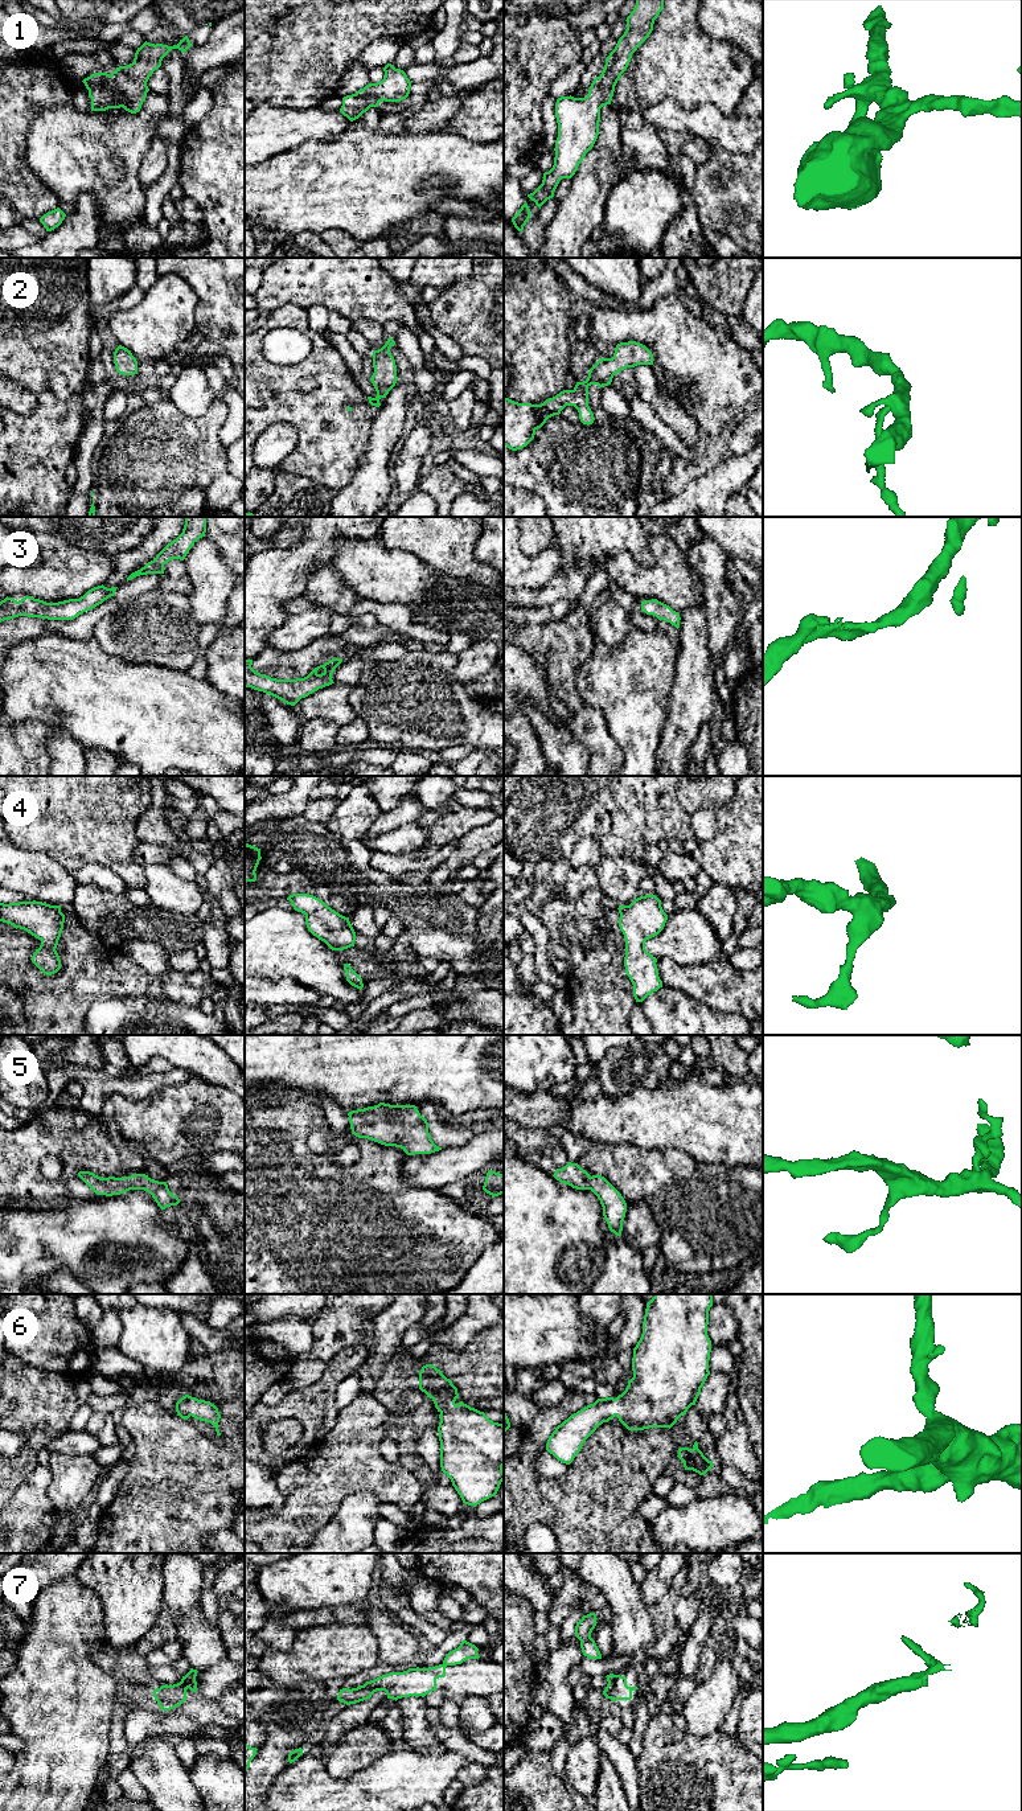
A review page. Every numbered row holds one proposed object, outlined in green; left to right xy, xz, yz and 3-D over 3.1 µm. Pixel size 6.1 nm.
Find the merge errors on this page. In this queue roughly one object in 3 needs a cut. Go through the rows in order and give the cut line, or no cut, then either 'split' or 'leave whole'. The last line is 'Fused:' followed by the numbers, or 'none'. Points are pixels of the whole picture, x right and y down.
1: no cut; leave whole
2: no cut; leave whole
3: no cut; leave whole
4: no cut; leave whole
5: no cut; leave whole
6: no cut; leave whole
7: cut in yz along (616, 1675), (614, 1690), (608, 1697); split
Fused: 7

